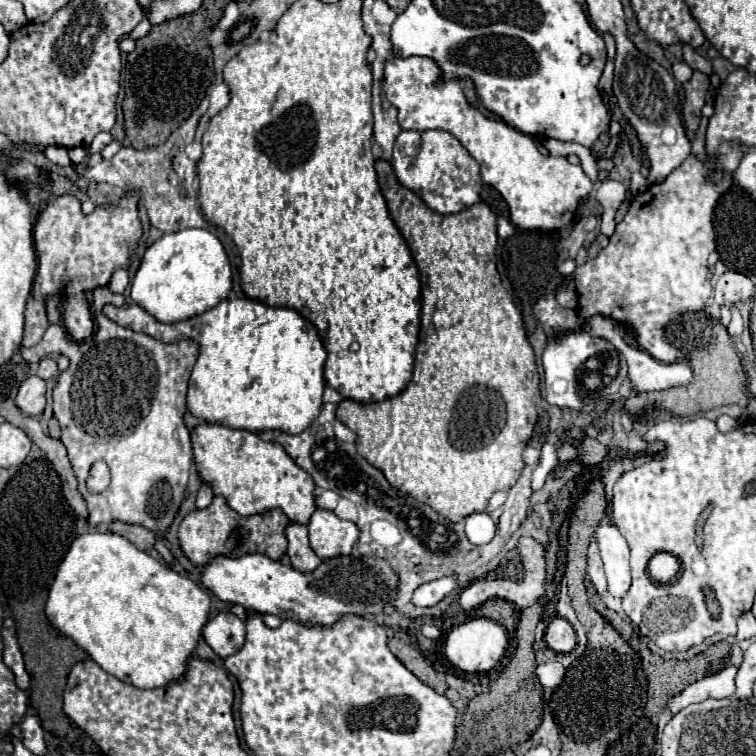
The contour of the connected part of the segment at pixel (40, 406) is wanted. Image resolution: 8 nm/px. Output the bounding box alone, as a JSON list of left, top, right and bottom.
[15,375,47,417]

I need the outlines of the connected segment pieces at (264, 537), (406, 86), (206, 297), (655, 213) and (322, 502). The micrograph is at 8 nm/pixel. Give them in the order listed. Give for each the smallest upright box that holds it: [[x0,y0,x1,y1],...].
[[179,497,289,565],[383,57,593,229],[131,229,231,323],[535,141,745,363],[315,491,341,511]]

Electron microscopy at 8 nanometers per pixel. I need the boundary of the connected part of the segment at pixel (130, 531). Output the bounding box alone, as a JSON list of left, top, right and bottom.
[109,521,155,551]

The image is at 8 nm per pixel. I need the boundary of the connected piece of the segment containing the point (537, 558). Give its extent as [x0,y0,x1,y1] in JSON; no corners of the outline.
[517,537,547,607]

